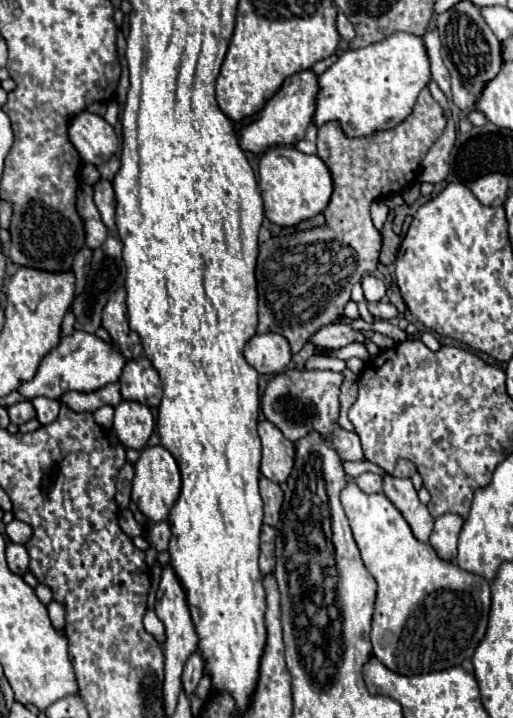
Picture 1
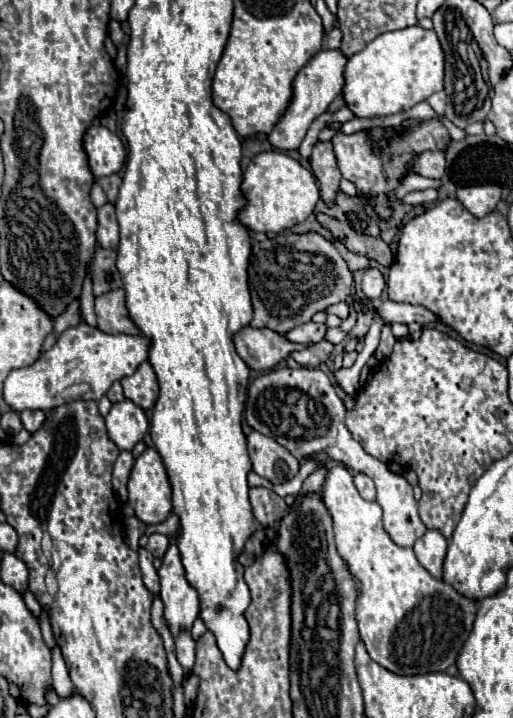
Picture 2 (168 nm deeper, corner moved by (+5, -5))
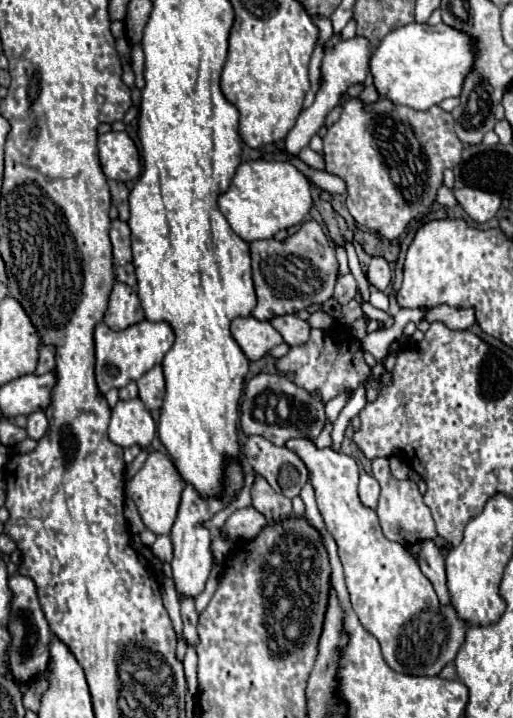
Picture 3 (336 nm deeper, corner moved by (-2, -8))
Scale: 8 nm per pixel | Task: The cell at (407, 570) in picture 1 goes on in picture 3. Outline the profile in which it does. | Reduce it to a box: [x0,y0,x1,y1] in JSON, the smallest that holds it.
[286,440,468,676]

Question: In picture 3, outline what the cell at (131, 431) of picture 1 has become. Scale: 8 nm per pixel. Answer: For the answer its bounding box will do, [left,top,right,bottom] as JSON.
[108,398,156,448]

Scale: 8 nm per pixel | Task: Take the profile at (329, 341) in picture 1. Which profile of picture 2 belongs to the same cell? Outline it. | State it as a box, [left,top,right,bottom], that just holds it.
[285,323,325,343]

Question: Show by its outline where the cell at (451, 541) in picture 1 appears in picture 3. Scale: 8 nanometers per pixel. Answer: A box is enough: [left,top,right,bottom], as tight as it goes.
[416,540,450,604]

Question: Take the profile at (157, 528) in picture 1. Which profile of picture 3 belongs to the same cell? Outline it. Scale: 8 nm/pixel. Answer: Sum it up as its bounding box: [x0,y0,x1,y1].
[152,536,172,562]

